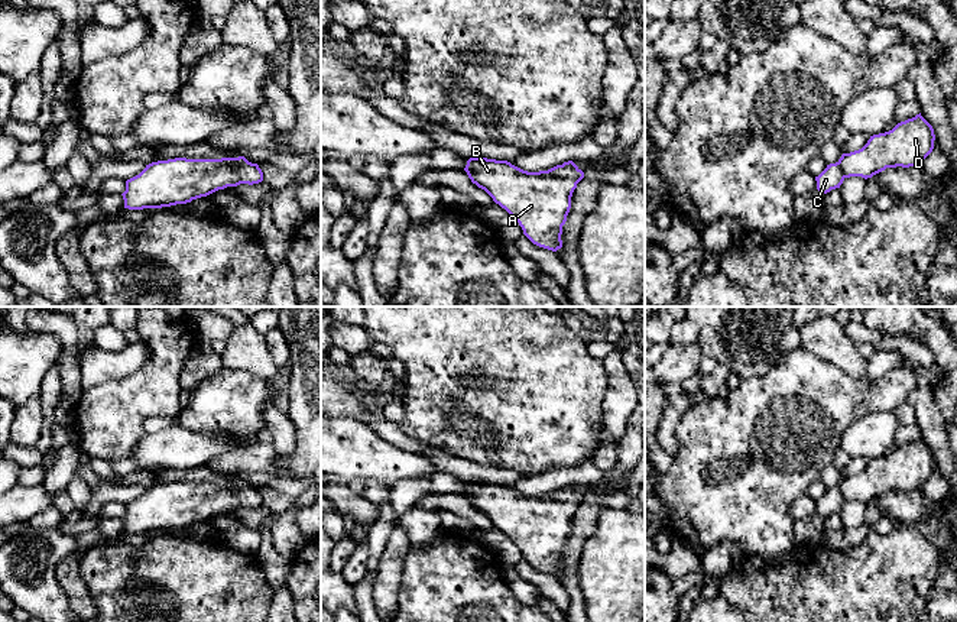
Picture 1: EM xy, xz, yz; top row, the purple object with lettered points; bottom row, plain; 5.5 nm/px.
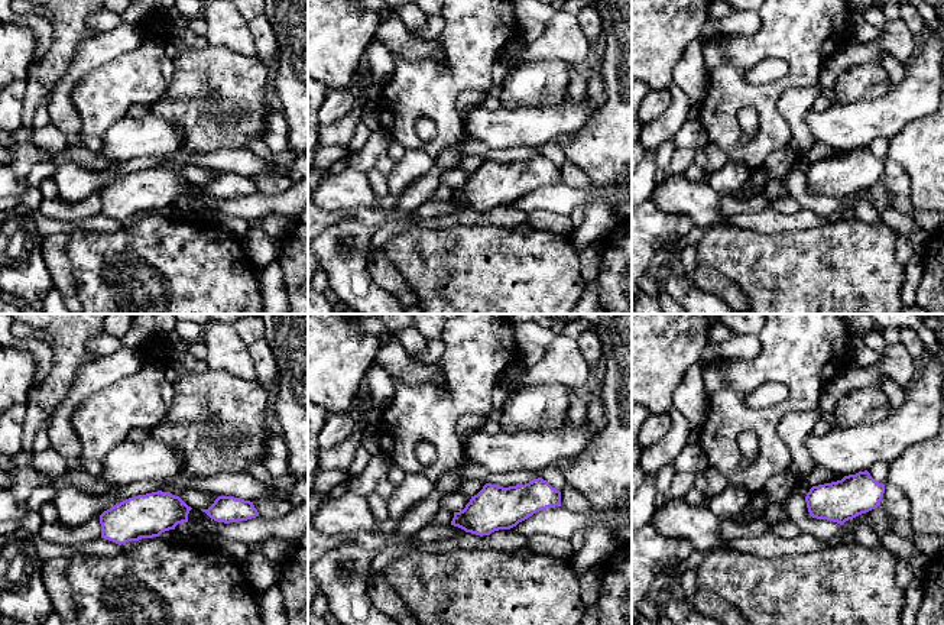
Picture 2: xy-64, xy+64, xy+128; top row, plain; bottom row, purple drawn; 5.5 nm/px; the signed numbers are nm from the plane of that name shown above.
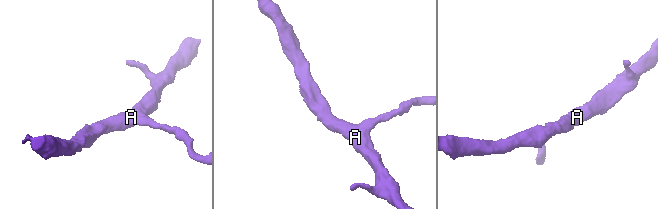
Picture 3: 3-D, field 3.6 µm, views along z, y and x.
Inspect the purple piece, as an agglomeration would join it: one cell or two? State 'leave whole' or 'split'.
leave whole

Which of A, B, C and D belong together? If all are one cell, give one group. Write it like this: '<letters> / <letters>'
A B C D

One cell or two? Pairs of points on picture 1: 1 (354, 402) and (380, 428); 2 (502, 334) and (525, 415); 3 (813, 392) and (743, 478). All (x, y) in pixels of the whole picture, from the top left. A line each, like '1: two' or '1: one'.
1: one
2: one
3: one

